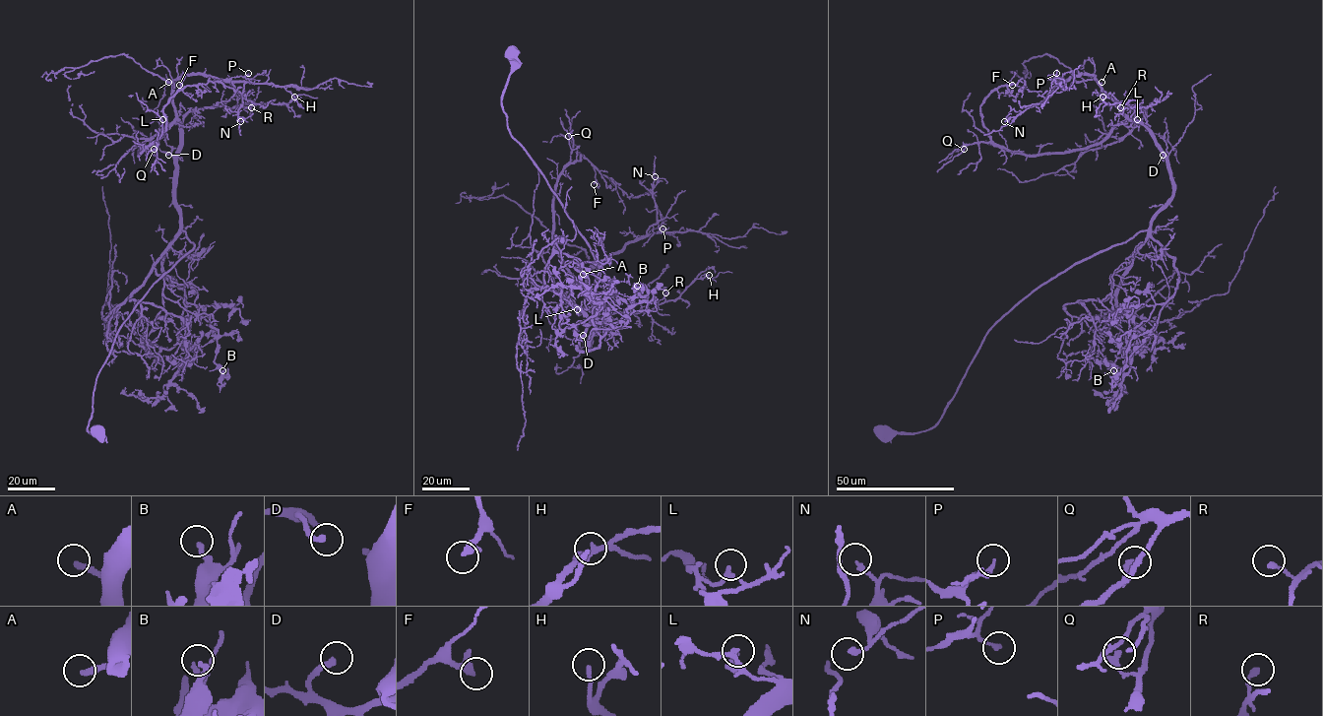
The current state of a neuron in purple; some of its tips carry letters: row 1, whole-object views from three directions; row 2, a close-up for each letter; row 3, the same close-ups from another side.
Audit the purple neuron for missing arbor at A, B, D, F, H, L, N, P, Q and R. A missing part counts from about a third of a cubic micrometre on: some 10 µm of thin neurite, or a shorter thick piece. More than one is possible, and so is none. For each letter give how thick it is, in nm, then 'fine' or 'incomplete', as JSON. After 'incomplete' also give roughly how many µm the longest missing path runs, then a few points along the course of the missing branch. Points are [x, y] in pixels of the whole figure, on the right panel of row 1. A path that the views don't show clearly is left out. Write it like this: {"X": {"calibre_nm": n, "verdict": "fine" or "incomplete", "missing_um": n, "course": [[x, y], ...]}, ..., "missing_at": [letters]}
{"A": {"calibre_nm": 280, "verdict": "incomplete", "missing_um": 20}, "B": {"calibre_nm": 240, "verdict": "fine"}, "D": {"calibre_nm": 240, "verdict": "fine"}, "F": {"calibre_nm": 240, "verdict": "fine"}, "H": {"calibre_nm": 190, "verdict": "fine"}, "L": {"calibre_nm": 190, "verdict": "fine"}, "N": {"calibre_nm": 200, "verdict": "fine"}, "P": {"calibre_nm": 170, "verdict": "fine"}, "Q": {"calibre_nm": 300, "verdict": "fine"}, "R": {"calibre_nm": 240, "verdict": "fine"}, "missing_at": ["A"]}

